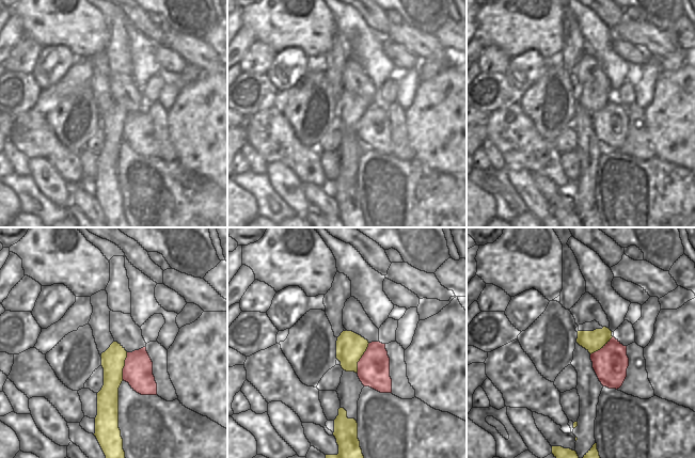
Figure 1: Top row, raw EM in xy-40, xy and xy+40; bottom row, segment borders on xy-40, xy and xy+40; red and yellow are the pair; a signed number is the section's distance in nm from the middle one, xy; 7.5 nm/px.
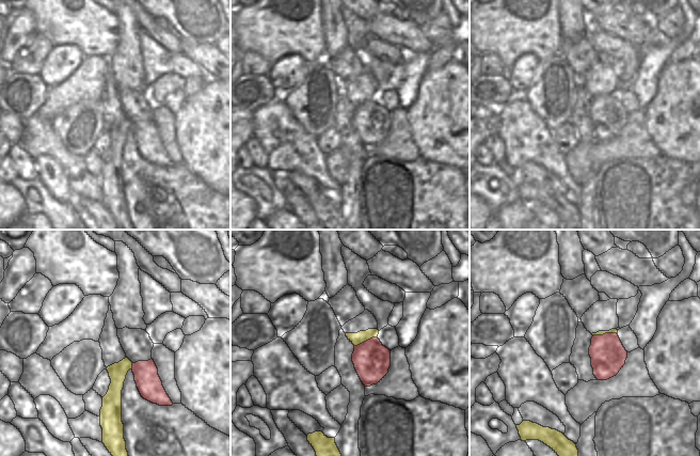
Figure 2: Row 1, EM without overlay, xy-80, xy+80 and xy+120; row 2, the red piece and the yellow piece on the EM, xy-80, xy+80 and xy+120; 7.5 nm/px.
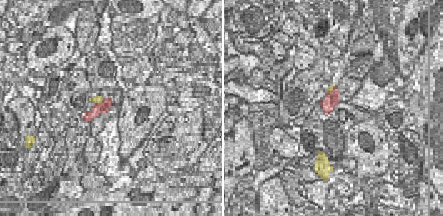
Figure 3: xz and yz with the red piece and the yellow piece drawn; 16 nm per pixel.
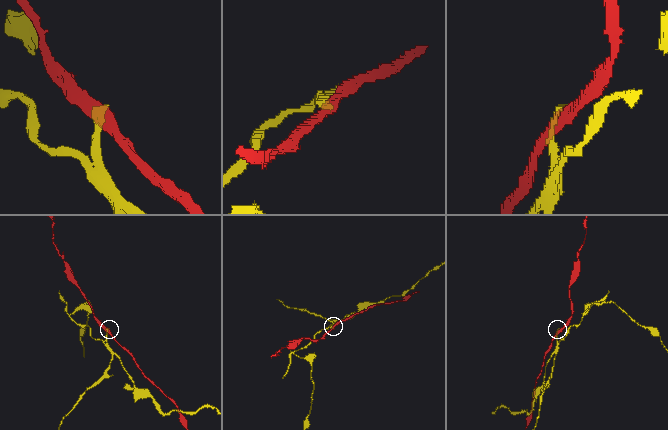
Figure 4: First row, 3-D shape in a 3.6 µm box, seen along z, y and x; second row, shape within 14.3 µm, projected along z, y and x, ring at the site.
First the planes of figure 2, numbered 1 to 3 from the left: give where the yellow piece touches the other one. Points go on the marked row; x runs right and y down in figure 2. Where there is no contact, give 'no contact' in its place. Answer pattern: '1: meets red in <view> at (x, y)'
1: meets red in xy-80 at (132, 366)
2: meets red in xy+80 at (366, 341)
3: meets red in xy+120 at (605, 333)

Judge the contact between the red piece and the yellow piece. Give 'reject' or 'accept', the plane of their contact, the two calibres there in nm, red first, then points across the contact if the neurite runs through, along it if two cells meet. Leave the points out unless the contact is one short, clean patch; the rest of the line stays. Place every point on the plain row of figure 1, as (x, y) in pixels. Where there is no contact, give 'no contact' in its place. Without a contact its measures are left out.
reject | xy | 240/220 nm

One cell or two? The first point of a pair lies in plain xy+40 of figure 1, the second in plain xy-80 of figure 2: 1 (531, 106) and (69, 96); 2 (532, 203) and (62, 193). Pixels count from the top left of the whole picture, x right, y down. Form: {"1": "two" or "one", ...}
{"1": "two", "2": "one"}

